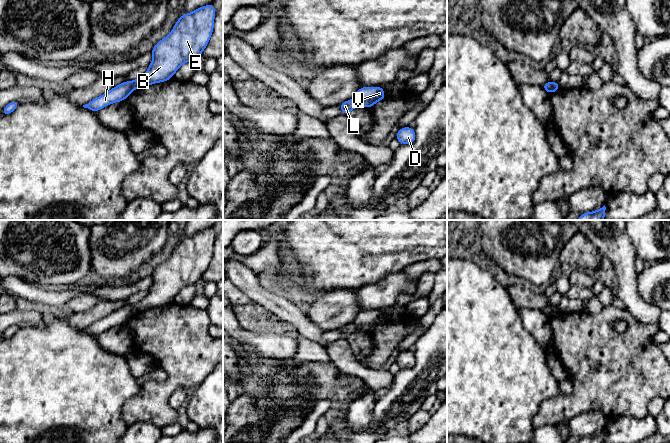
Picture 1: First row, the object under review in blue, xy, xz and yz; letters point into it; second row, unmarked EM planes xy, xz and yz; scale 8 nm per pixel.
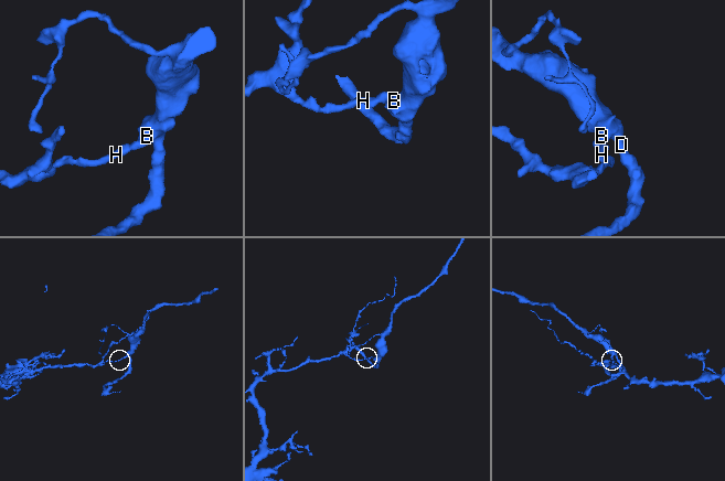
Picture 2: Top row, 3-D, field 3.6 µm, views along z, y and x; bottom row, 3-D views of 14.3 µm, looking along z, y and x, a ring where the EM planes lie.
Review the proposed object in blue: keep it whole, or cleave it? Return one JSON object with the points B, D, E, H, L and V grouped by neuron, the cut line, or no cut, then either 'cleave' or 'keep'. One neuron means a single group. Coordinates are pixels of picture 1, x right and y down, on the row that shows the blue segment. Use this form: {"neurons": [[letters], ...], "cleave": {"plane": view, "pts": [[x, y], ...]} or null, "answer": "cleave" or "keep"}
{"neurons": [["B", "D", "E", "V"], ["H", "L"]], "cleave": {"plane": "yz", "pts": [[553, 82], [548, 92]]}, "answer": "cleave"}

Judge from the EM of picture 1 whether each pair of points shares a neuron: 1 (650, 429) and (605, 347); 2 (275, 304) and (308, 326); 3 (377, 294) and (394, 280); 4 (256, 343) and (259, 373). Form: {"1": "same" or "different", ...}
{"1": "different", "2": "same", "3": "same", "4": "different"}

